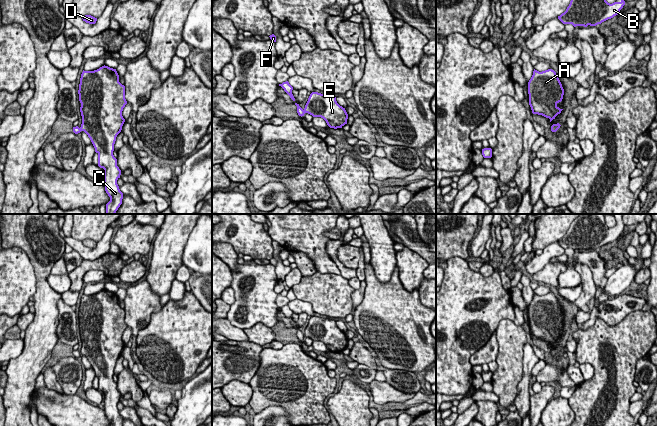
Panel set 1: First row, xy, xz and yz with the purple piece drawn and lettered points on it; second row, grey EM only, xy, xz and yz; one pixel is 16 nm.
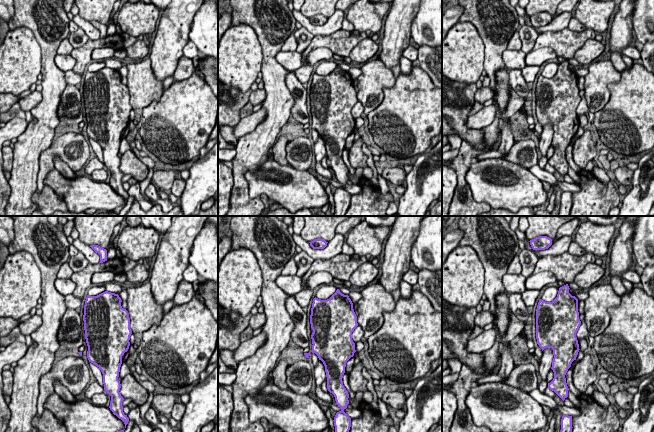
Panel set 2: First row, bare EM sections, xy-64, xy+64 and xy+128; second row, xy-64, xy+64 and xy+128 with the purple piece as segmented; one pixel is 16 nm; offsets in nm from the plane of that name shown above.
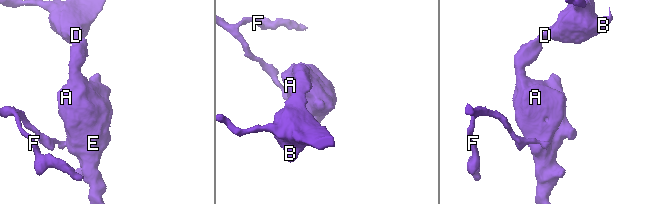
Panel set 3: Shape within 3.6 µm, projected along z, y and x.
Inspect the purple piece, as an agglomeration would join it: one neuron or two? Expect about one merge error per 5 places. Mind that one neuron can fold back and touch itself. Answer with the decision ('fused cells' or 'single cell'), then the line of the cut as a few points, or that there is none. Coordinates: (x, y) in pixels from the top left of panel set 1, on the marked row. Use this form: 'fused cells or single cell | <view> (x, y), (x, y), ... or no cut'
fused cells | xz (303, 110), (305, 112)

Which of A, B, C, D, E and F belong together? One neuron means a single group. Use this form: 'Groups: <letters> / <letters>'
Groups: A B C D E / F

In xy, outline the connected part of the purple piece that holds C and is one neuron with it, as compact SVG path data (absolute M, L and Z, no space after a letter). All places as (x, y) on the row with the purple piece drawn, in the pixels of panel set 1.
M102 66L94 71L84 71L79 84L81 131L90 138L98 154L98 166L104 169L105 191L110 197L106 214L115 214L122 204L123 193L117 180L121 170L113 155L117 135L125 119L122 111L127 101L125 86L119 82L116 69Z

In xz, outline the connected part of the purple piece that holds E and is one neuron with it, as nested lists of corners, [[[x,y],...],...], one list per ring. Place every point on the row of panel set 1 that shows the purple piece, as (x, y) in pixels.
[[[312,92],[304,108],[305,113],[323,118],[330,128],[342,128],[347,124],[348,114],[340,106],[336,97],[329,94]]]

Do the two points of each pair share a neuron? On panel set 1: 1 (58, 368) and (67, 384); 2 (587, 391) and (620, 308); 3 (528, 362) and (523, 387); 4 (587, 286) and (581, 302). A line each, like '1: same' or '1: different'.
1: same
2: different
3: same
4: same

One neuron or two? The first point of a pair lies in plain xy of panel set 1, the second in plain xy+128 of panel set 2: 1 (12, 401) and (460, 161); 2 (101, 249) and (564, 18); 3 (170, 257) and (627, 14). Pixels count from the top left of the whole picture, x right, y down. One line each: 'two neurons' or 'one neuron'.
1: one neuron
2: one neuron
3: one neuron

